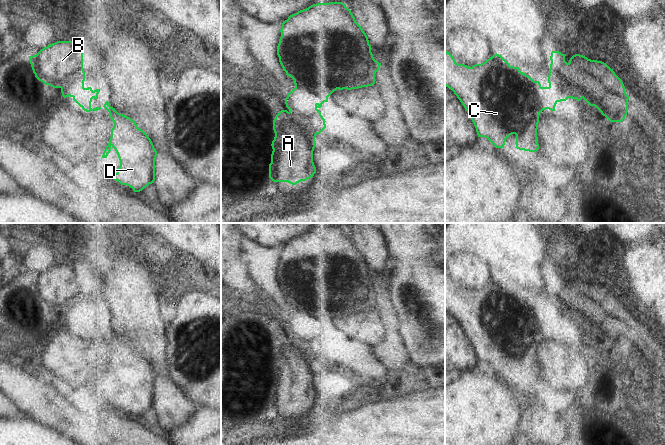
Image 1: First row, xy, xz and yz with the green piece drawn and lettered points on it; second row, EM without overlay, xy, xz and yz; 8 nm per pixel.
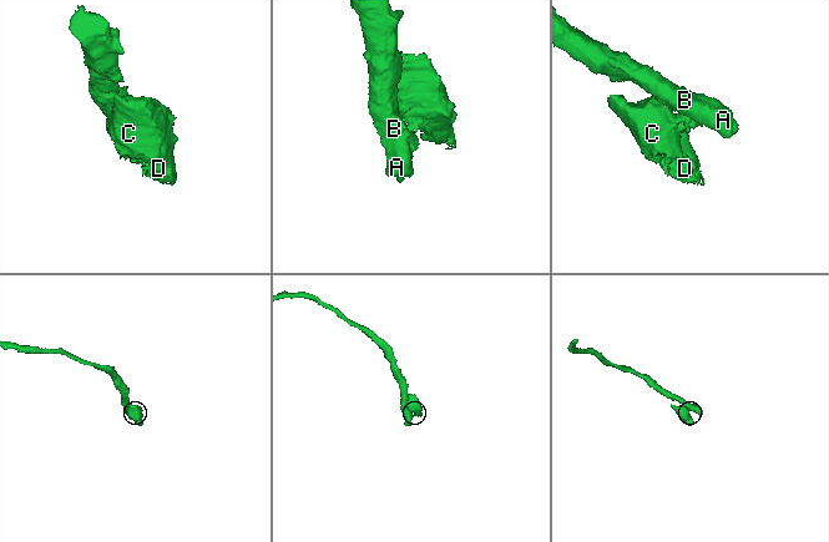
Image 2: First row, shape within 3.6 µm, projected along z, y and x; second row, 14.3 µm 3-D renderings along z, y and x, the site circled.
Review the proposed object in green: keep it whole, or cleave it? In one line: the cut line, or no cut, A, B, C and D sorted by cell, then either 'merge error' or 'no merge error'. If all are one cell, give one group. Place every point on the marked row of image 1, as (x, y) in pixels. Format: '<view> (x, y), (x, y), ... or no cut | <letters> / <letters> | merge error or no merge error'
xz (287, 95), (299, 100), (304, 97), (310, 107), (316, 108) | A B / C D | merge error

